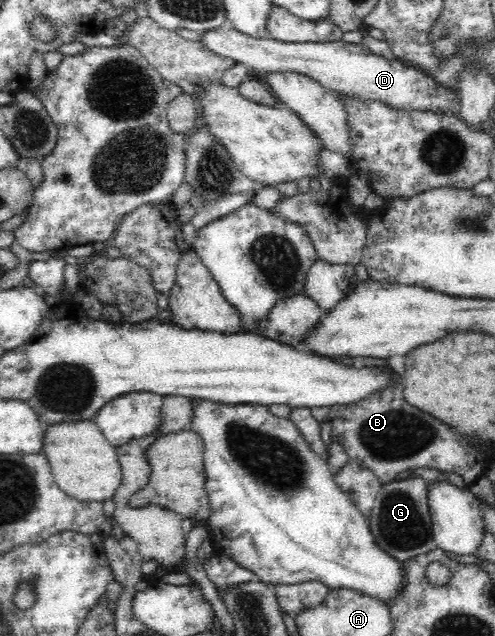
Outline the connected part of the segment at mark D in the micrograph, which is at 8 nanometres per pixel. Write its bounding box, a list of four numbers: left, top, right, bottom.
[200,28,460,114]

